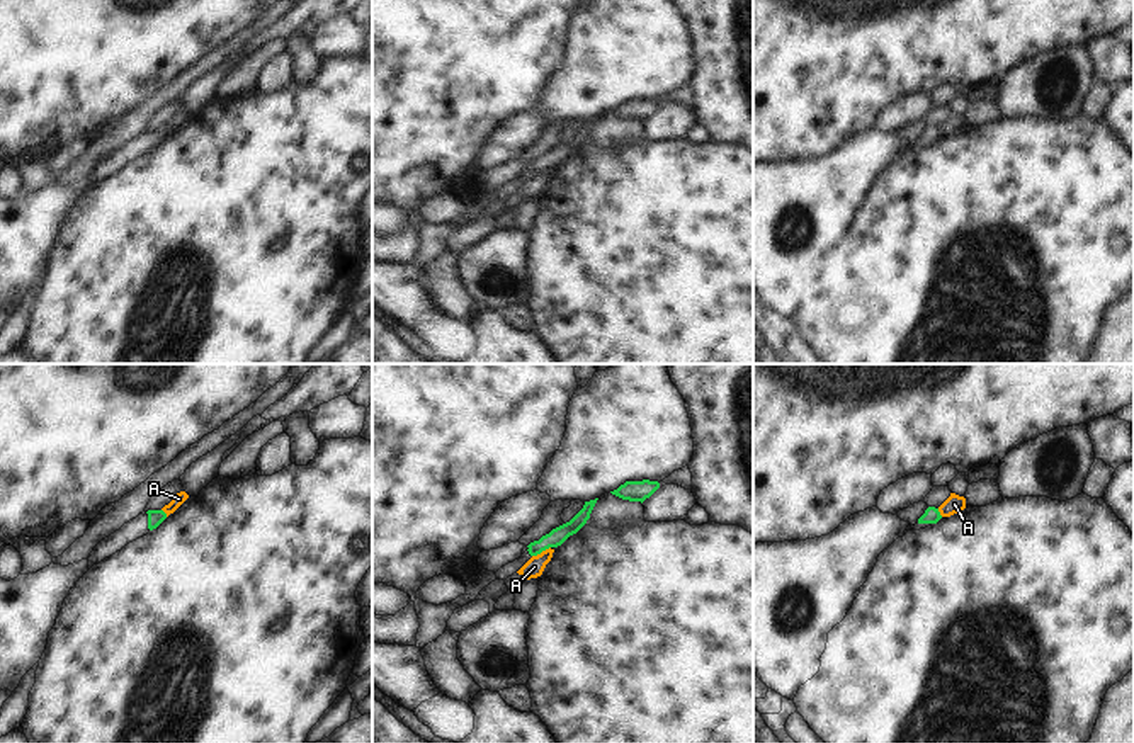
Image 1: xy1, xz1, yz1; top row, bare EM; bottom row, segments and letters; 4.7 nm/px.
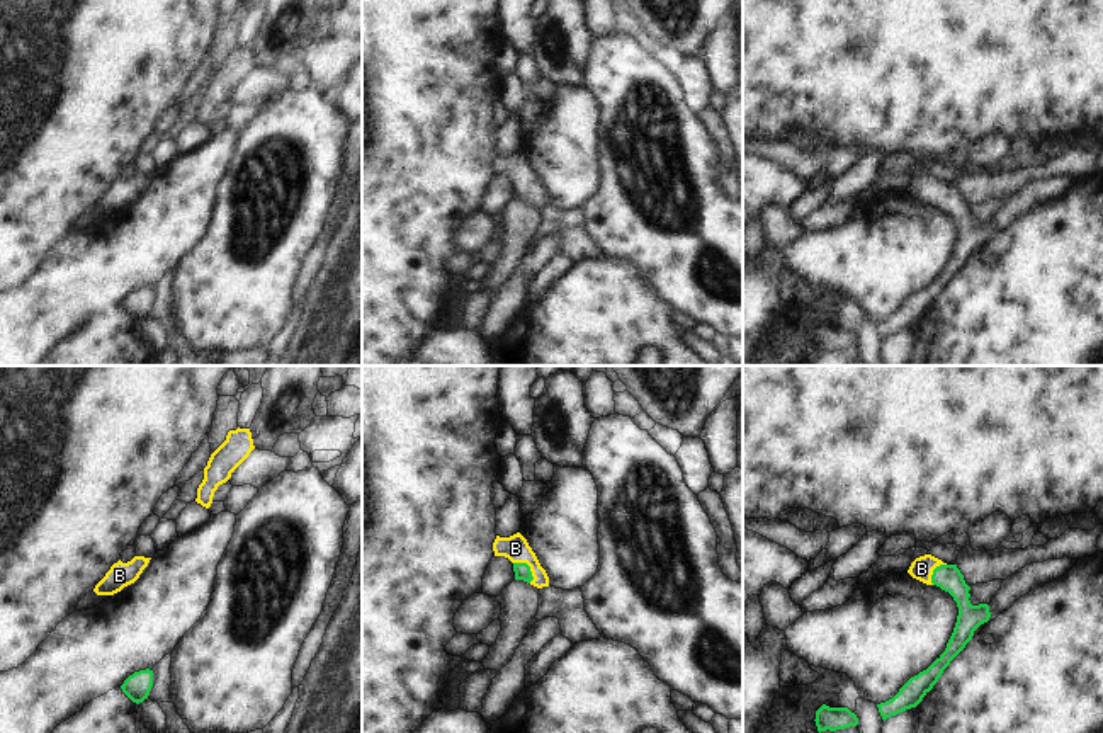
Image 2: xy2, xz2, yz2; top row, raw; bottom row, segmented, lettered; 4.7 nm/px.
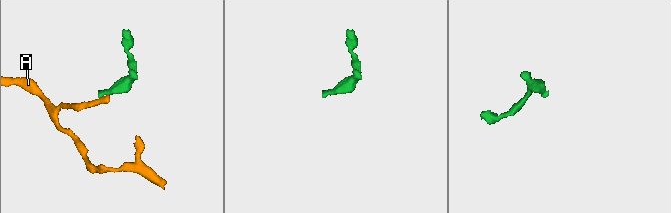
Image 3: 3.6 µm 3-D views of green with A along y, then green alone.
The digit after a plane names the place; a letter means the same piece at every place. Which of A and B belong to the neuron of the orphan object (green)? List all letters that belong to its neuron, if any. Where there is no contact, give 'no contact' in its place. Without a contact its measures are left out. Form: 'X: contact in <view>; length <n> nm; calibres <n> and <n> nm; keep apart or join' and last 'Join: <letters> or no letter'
A: contact in xz1; length 100 nm; calibres 80 and 90 nm; keep apart
B: contact in xz2; length 130 nm; calibres 80 and 120 nm; join
Join: B

